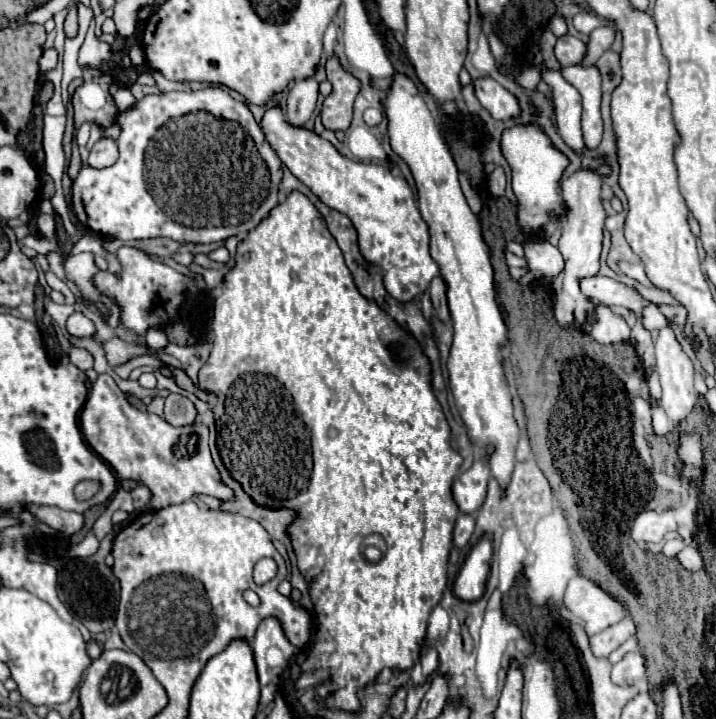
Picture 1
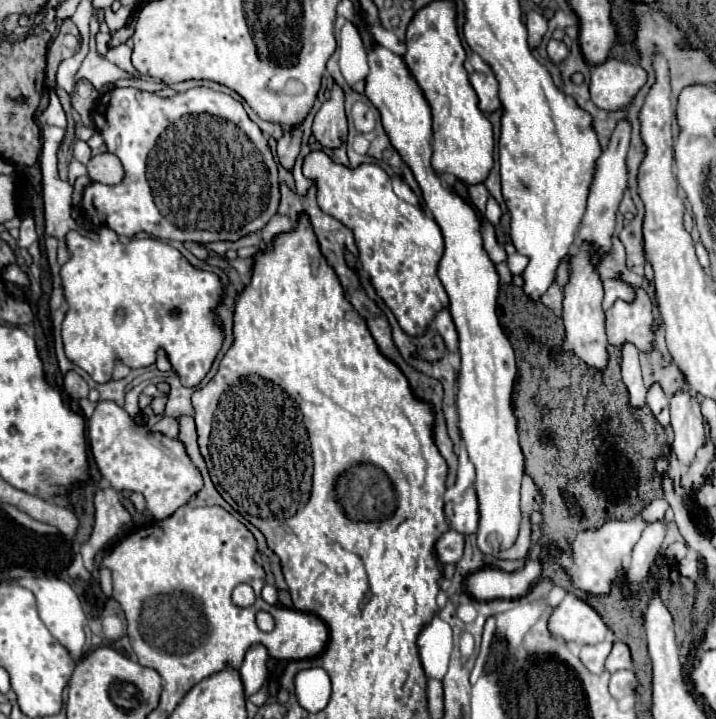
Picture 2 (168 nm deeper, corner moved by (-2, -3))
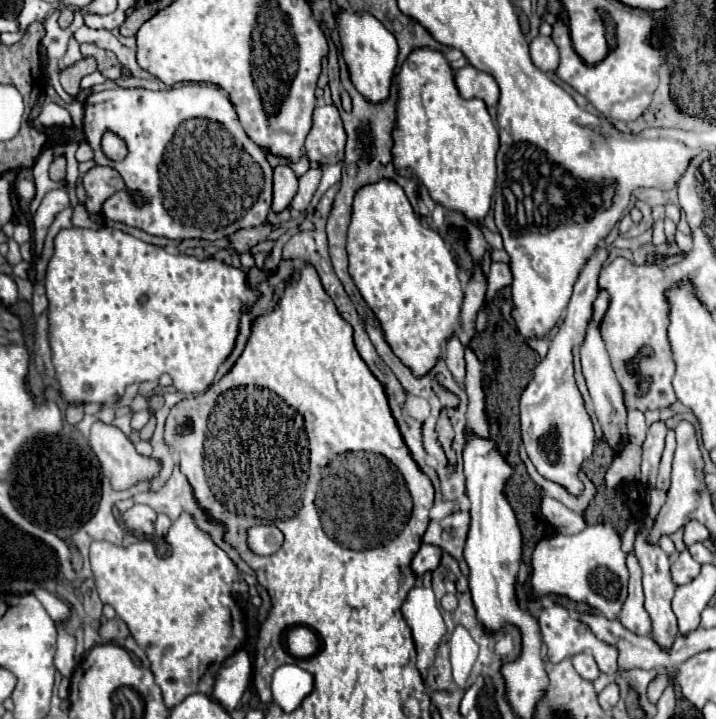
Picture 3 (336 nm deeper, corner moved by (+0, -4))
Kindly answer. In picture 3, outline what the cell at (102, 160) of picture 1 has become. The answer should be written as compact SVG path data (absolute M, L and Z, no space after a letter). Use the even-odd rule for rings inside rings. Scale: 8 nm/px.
M94 165L82 177L82 185L88 195L88 199L84 203L88 213L100 213L104 199L108 199L110 195L124 189L124 181L120 179L120 173L112 167L102 167L102 165Z

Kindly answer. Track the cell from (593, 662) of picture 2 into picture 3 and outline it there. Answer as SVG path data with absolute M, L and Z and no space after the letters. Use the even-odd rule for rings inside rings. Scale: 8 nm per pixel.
M578 653L572 657L572 665L574 669L588 681L594 681L598 675L600 675L600 669L594 661L594 657L590 653Z

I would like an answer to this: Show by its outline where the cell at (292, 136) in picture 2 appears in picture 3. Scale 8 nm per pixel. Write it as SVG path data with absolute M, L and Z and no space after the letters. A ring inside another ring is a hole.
M278 165L274 169L274 203L272 211L282 211L292 203L292 197L298 191L298 177L290 165Z

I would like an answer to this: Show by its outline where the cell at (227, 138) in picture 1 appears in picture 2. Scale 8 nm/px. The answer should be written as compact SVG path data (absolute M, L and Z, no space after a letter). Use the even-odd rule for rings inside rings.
M204 86L190 88L170 98L160 98L136 88L114 88L102 94L95 104L92 118L94 114L100 114L104 120L98 126L98 132L102 134L108 152L120 158L126 178L118 186L91 182L83 193L82 208L112 228L118 236L132 238L138 232L146 232L160 240L200 244L238 240L262 230L276 214L280 202L278 166L272 158L266 136L232 96Z

